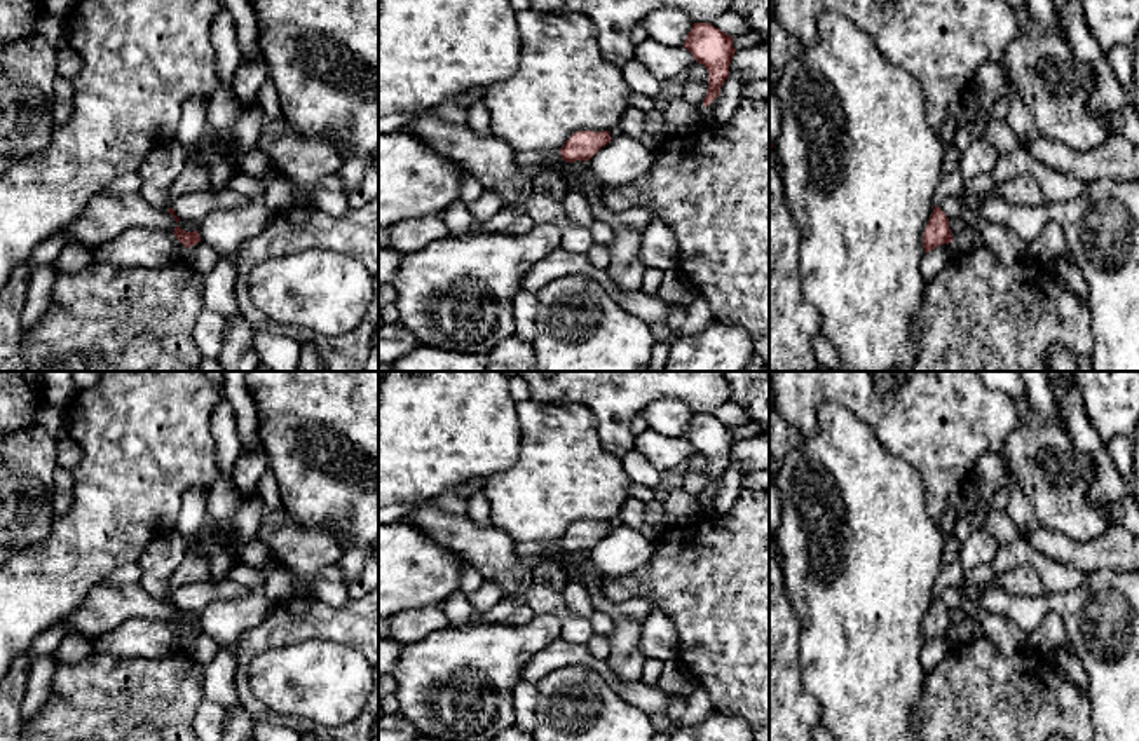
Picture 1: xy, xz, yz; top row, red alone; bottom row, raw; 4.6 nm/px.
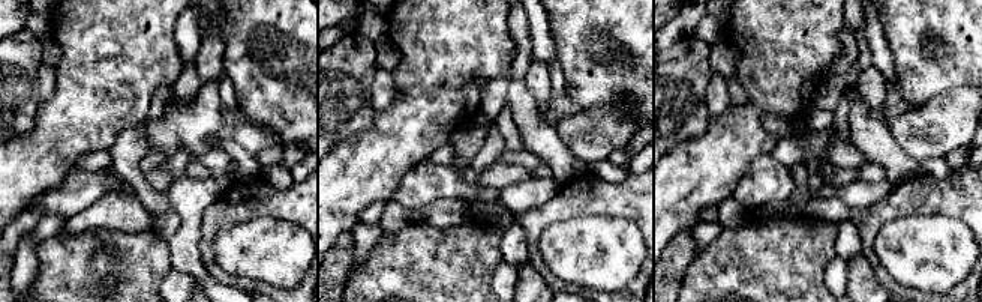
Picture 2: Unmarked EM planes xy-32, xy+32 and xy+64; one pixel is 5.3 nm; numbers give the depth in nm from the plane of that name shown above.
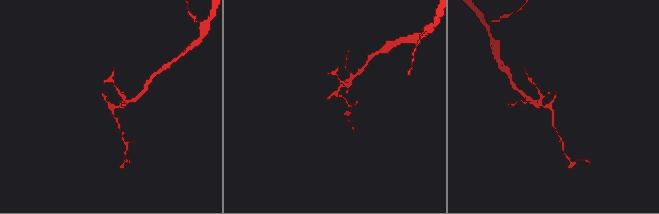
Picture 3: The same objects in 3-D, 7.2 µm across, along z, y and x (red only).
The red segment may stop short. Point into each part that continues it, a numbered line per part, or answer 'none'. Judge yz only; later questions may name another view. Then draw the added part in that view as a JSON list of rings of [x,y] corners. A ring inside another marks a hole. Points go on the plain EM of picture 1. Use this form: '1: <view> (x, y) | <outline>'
none

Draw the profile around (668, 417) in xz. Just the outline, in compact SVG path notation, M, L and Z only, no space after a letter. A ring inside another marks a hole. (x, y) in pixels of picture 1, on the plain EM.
M661 398L644 406L640 415L649 424L649 429L659 432L661 436L684 438L685 427L694 411L680 399Z

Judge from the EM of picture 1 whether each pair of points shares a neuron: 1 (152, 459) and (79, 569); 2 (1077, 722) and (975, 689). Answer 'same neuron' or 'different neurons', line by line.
1: same neuron
2: same neuron

